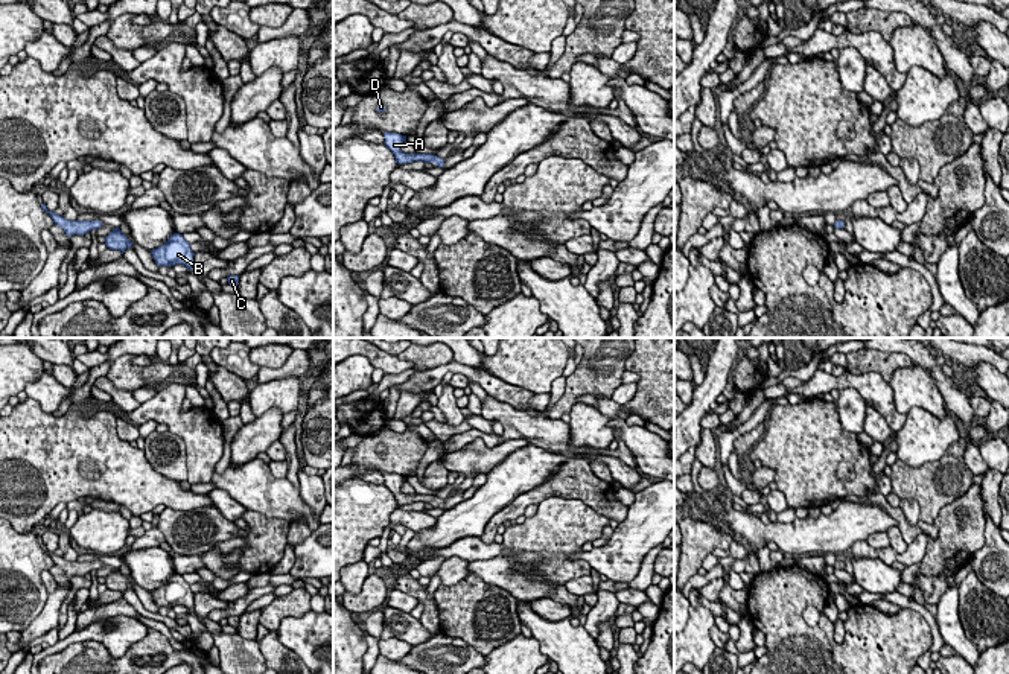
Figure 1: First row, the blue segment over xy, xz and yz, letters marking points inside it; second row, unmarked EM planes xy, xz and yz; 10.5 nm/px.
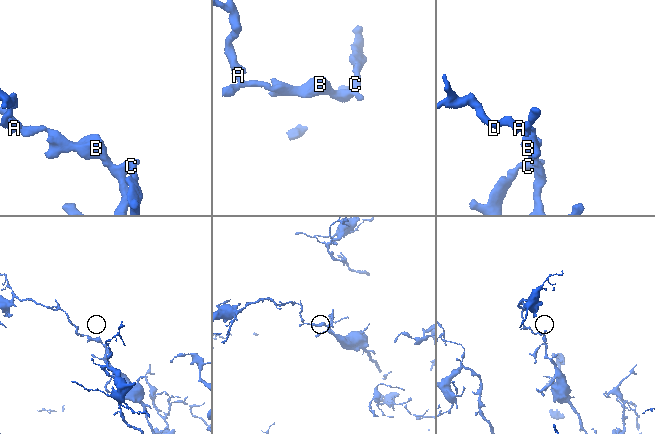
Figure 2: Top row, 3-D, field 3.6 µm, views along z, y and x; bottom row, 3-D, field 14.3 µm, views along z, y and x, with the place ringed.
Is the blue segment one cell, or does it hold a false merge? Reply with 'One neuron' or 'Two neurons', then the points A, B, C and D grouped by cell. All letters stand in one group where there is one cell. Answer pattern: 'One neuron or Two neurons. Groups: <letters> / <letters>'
One neuron. Groups: A B C D

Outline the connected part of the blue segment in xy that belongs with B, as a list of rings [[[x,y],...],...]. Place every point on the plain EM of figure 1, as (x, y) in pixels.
[[[173,574],[166,584],[151,592],[158,607],[184,606],[189,612],[193,610],[193,596],[190,584],[180,574]]]

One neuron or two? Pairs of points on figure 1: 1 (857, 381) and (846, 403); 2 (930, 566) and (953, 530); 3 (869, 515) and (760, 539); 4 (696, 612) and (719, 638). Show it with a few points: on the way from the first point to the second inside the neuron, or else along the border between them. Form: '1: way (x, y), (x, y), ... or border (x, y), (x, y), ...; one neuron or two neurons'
1: border (840, 390), (854, 388), (865, 400); two neurons
2: way (939, 557), (953, 543), (953, 539); one neuron
3: way (842, 528), (831, 534), (787, 534); one neuron
4: border (714, 624), (711, 639), (717, 645); two neurons

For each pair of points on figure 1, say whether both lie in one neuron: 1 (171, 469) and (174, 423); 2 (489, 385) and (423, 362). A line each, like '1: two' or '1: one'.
1: two
2: two

